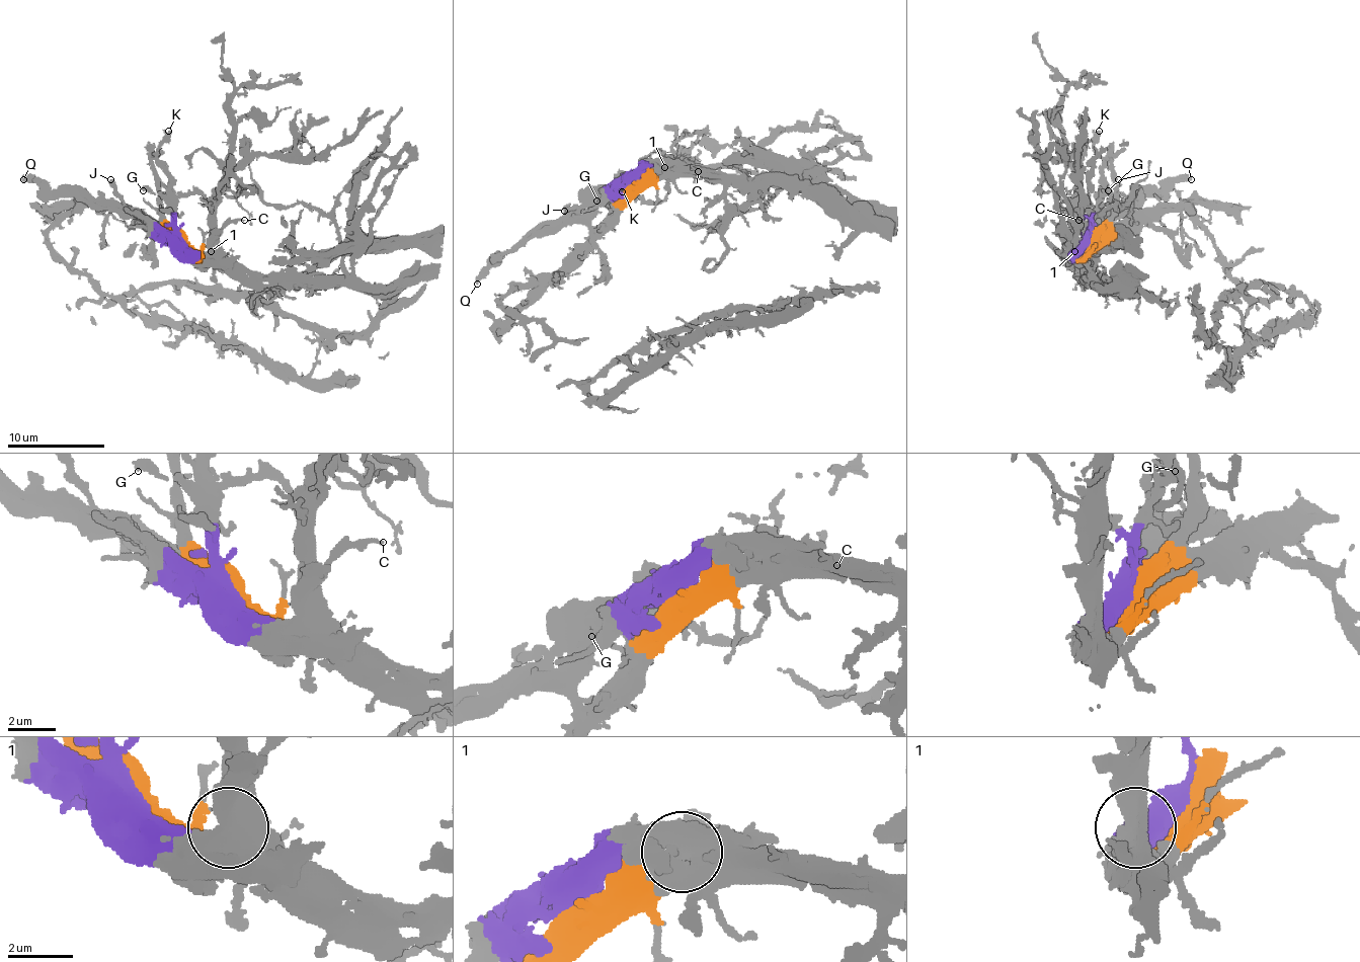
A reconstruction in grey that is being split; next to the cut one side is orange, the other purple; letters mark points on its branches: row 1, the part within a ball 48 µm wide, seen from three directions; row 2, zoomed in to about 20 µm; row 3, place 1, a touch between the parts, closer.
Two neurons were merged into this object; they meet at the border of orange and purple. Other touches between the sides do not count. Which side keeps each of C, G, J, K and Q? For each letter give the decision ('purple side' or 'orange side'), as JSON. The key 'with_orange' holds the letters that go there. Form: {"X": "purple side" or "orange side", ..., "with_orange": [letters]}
{"C": "orange side", "G": "purple side", "J": "purple side", "K": "purple side", "Q": "purple side", "with_orange": ["C"]}

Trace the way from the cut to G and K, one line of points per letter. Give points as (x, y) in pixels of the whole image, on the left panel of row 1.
G: (179, 242), (176, 213), (157, 193), (143, 191)
K: (179, 242), (171, 174), (157, 157), (159, 140), (169, 131)

